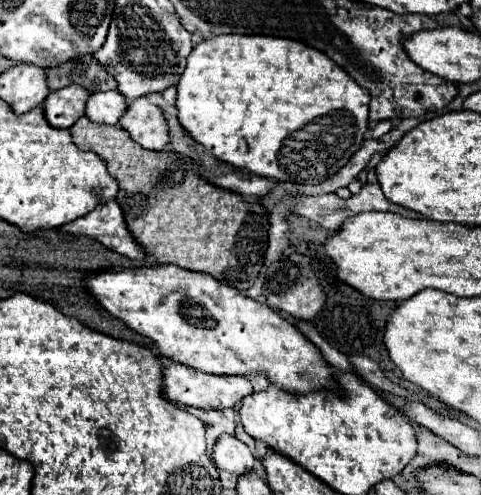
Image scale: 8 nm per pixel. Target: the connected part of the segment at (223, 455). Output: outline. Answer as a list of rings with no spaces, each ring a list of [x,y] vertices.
[[[222,435],[216,441],[216,447],[212,451],[212,459],[218,469],[228,471],[236,477],[246,475],[248,471],[252,471],[256,467],[256,459],[250,453],[248,445],[244,445],[234,435]]]

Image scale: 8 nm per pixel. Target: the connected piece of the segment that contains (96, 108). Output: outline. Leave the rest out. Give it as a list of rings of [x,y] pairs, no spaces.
[[[118,91],[106,93],[92,93],[86,103],[86,117],[104,123],[104,125],[118,125],[120,115],[124,115],[128,101]]]

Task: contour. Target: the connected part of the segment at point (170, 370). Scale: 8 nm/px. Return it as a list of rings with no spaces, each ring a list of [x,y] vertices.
[[[172,363],[164,369],[164,395],[180,405],[194,405],[200,409],[226,409],[236,407],[246,395],[252,393],[250,377],[246,375],[212,375],[184,367],[182,363]]]

